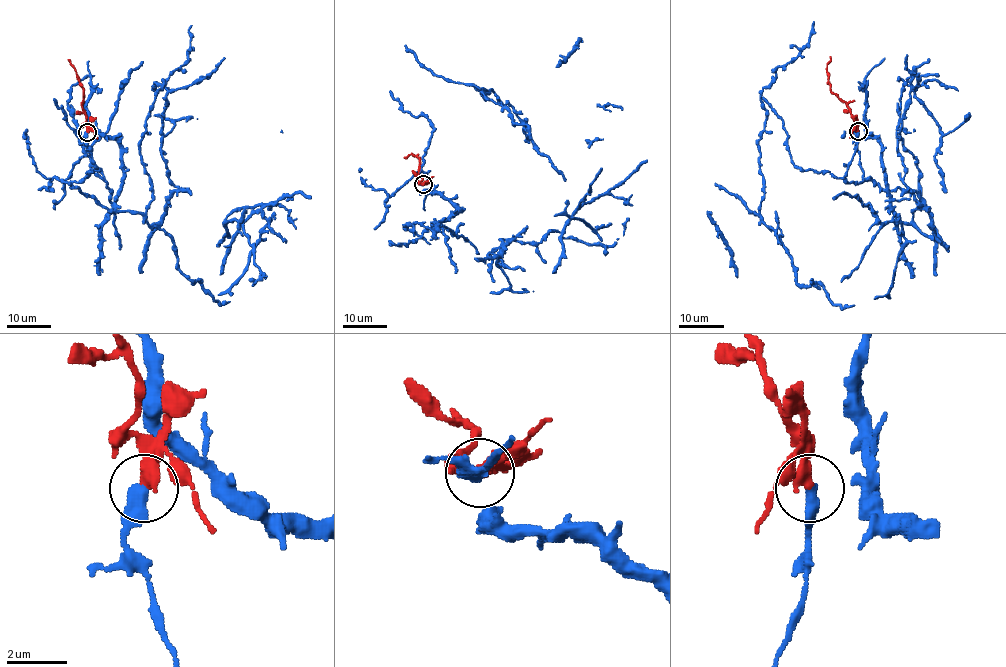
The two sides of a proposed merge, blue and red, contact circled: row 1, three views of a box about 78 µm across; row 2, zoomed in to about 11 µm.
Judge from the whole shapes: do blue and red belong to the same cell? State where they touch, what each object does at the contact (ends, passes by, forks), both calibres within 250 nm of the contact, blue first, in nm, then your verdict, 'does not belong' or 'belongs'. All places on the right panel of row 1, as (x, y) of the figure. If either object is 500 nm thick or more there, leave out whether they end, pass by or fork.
place (858, 131); blue ends; red ends; calibres 440 and 400 nm; does not belong

